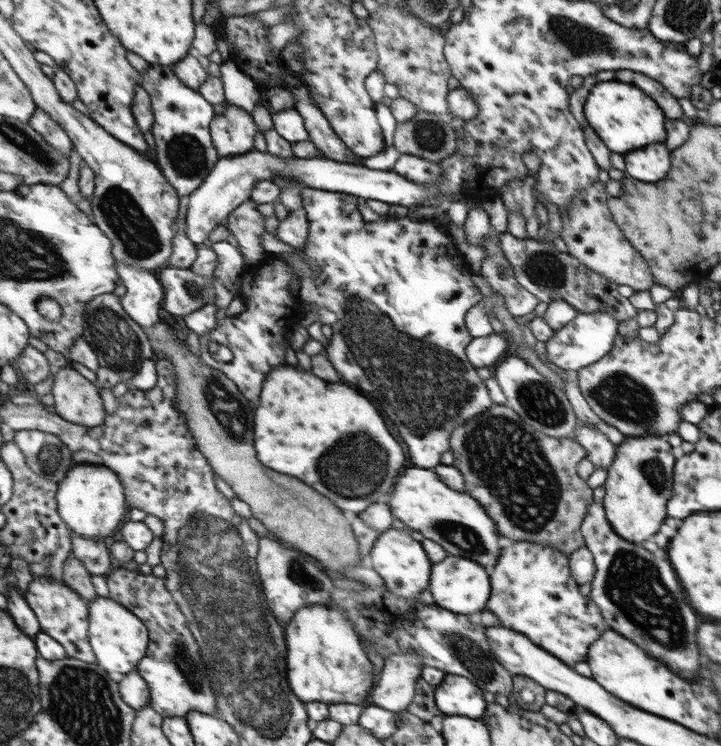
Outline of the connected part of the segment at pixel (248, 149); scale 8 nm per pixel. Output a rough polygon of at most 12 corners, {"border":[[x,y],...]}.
{"border":[[228,102],[212,124],[221,158],[256,150],[252,112]]}

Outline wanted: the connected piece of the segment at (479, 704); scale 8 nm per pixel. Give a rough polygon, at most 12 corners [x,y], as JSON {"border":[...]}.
{"border":[[446,674],[435,687],[445,715],[480,719],[487,707],[469,678]]}

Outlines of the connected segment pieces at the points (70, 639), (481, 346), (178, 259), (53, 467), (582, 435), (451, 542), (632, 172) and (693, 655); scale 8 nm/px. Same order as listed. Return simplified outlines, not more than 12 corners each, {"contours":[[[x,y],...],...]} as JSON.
{"contours":[[[34,577],[26,598],[70,657],[99,664],[91,603]],[[500,333],[474,337],[466,348],[474,366],[490,369],[508,350]],[[189,196],[180,197],[180,230],[169,267],[191,268],[199,257],[198,246],[187,234]],[[21,430],[30,466],[59,484],[75,465],[60,435]],[[581,422],[573,438],[594,469],[608,468],[617,450],[598,428]],[[409,466],[394,520],[450,555],[496,566],[506,542],[482,503]],[[664,144],[625,154],[626,176],[658,183],[670,172]],[[599,503],[582,526],[609,629],[700,679],[694,610],[670,562]]]}

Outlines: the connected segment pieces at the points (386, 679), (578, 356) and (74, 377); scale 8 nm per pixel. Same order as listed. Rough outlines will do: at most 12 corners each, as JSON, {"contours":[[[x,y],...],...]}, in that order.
{"contours":[[[386,657],[370,704],[396,713],[413,702],[422,668]],[[578,313],[545,342],[547,358],[577,371],[612,350],[619,322]],[[73,366],[57,374],[57,413],[89,427],[107,421],[101,388]]]}

